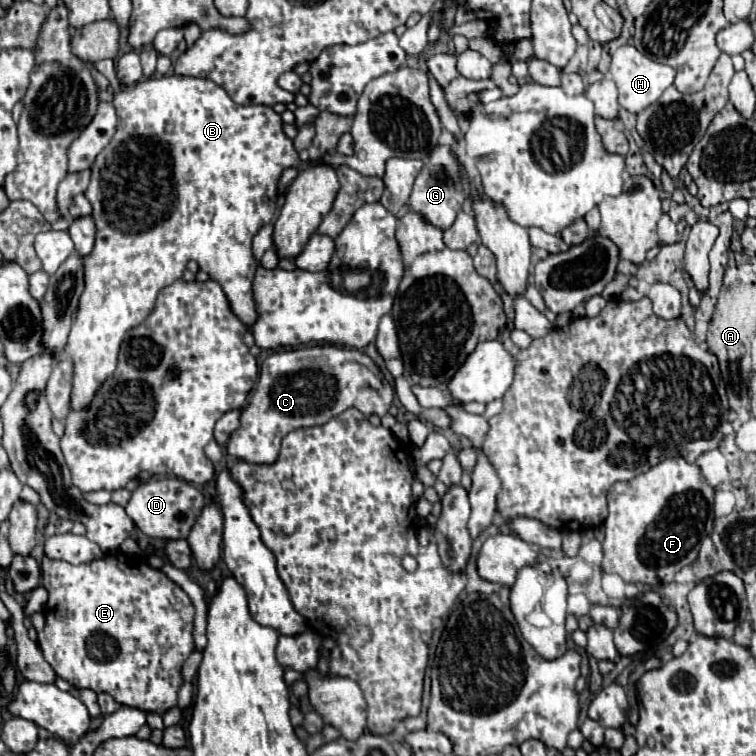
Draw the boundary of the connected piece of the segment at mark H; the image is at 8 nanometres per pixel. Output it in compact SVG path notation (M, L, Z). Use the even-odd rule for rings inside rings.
M629 44L621 46L615 52L609 74L619 88L619 104L633 114L639 114L653 102L657 102L659 96L665 92L665 88L669 88L673 84L673 78L675 78L675 70L671 66L649 60L645 54L641 54L635 46L629 46Z

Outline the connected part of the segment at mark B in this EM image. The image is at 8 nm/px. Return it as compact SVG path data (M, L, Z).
M167 74L161 78L149 78L149 80L141 80L135 86L129 86L121 92L115 94L113 106L117 110L117 118L119 118L119 126L117 132L113 136L113 140L109 142L109 146L95 158L93 162L93 176L89 182L89 188L85 190L87 200L93 206L93 220L97 224L97 240L95 240L95 248L91 254L83 258L83 268L85 268L85 290L81 294L79 300L79 312L77 312L77 320L73 322L65 352L71 356L73 360L73 392L71 392L71 410L81 410L87 408L89 402L95 396L95 390L115 372L117 366L117 354L119 354L119 346L123 336L127 334L127 330L135 328L137 324L141 324L147 314L155 308L155 298L157 292L169 284L173 284L175 280L181 278L185 266L189 260L195 260L199 264L199 268L203 272L209 274L211 280L219 282L231 312L245 324L245 326L253 326L255 320L259 318L257 310L255 310L255 300L253 300L253 278L255 278L255 270L259 266L259 262L253 258L251 252L251 240L253 236L259 232L259 228L263 228L265 224L269 224L277 212L277 184L279 178L283 174L283 170L287 168L301 168L301 158L297 154L297 150L293 148L293 140L287 138L283 134L281 128L281 116L273 112L273 108L269 106L255 106L255 104L247 104L247 106L239 106L235 104L229 94L217 86L215 82L207 80L207 78L193 78L193 76L177 76L177 74Z

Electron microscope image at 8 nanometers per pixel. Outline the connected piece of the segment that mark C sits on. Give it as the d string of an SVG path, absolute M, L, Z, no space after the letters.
M335 344L281 350L263 360L259 380L241 410L239 428L227 442L227 452L253 464L271 464L277 460L281 440L289 430L323 426L347 408L357 408L365 416L385 416L391 402L393 386L383 378L375 362L357 348L353 348L353 358L351 348Z

